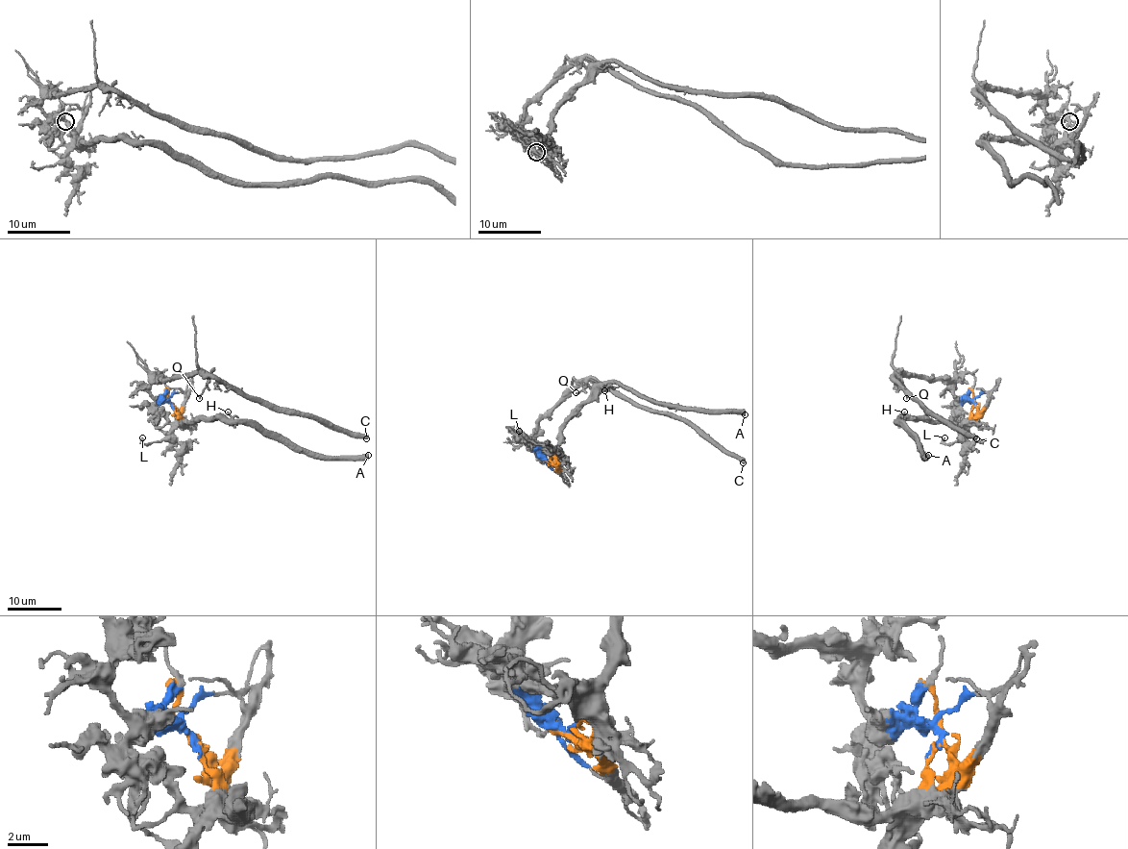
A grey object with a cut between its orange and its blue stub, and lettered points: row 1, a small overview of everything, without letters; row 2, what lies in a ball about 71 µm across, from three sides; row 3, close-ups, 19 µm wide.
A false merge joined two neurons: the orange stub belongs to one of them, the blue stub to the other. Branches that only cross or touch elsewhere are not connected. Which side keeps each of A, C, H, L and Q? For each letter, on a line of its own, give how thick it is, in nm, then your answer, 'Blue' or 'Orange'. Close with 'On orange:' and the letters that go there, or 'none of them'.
A: Thickness 480 nm. Orange
C: Thickness 480 nm. Blue
H: Thickness 110 nm. Orange
L: Thickness 120 nm. Orange
Q: Thickness 90 nm. Blue
On orange: A, H, L

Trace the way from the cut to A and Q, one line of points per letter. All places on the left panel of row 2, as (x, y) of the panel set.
A: (170, 403), (182, 423), (228, 418), (245, 422), (326, 456), (368, 455)
Q: (170, 403), (157, 401), (149, 391), (149, 386), (159, 380), (202, 373), (207, 379), (207, 385), (199, 398)

